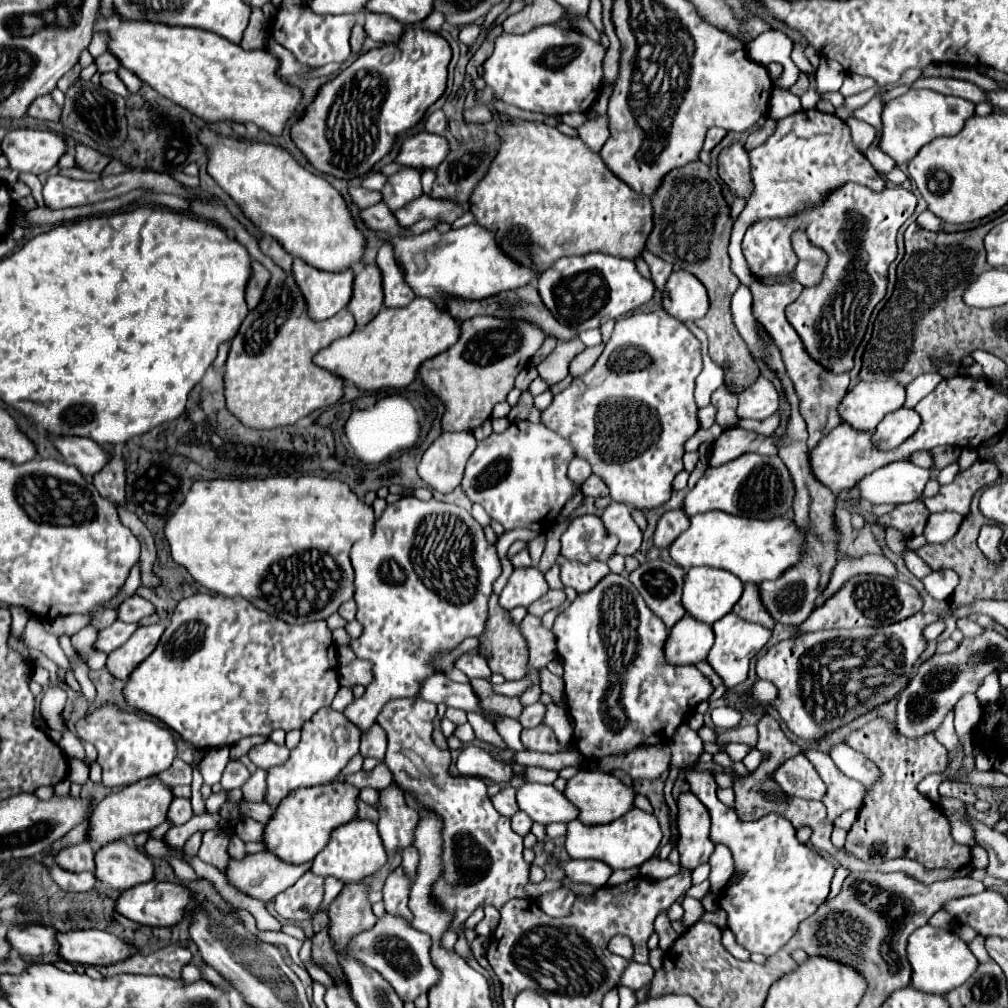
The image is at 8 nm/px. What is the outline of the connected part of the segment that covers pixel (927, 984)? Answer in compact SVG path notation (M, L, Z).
M930 924L918 928L908 940L908 960L912 964L912 986L930 994L948 994L956 986L964 984L978 968L978 958L970 952L968 944L946 928L934 928Z

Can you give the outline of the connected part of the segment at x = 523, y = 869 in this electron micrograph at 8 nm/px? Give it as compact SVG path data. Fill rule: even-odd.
M422 698L388 700L380 710L376 724L380 724L388 736L384 762L394 774L394 780L412 790L420 804L434 810L444 820L444 874L434 884L434 896L454 914L452 930L458 932L464 920L478 906L502 908L513 898L538 900L540 896L560 888L562 882L530 882L530 864L522 858L522 838L510 828L510 818L500 816L492 806L484 780L476 776L450 774L450 750L440 750L432 740L434 716L436 704Z

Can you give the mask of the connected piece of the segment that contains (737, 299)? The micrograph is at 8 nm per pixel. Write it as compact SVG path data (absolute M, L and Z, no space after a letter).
M740 286L732 298L732 316L734 316L734 324L740 332L740 336L744 338L748 350L752 352L752 356L758 362L764 362L764 342L758 334L754 316L752 316L752 292L748 292L748 286Z

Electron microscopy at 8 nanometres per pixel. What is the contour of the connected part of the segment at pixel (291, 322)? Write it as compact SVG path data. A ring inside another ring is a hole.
M276 264L274 268L268 268L268 272L272 278L264 290L264 296L260 304L242 320L224 366L224 394L228 410L242 424L258 430L294 424L314 410L330 406L342 398L344 380L316 366L312 356L330 342L348 336L356 328L348 308L328 320L312 320L294 274L284 272Z

